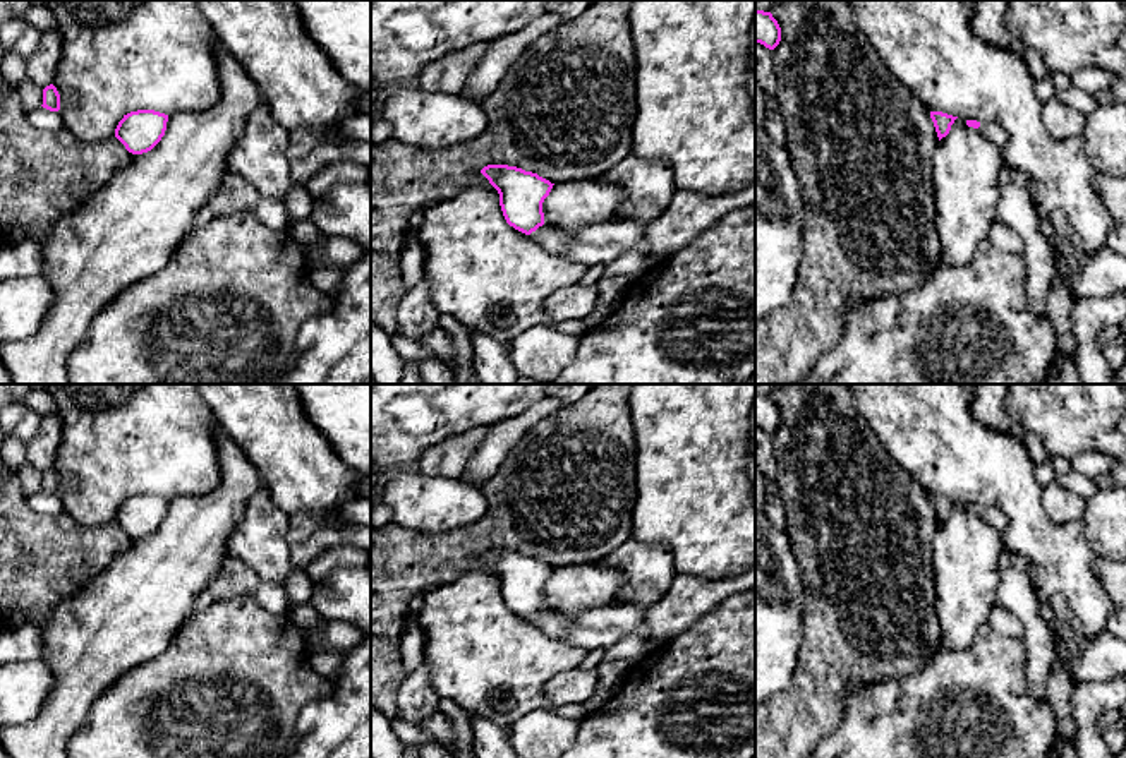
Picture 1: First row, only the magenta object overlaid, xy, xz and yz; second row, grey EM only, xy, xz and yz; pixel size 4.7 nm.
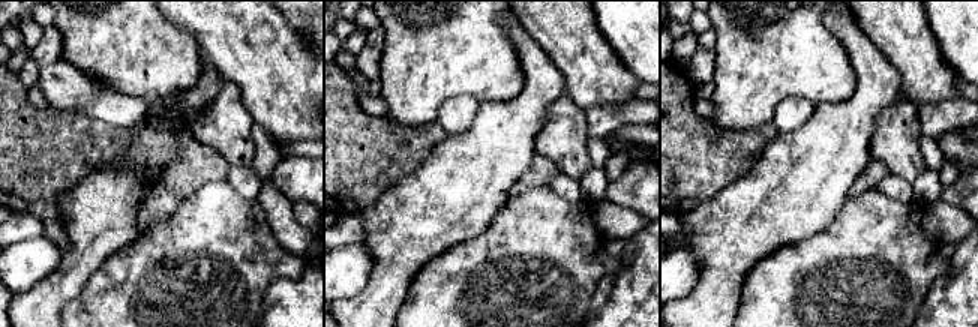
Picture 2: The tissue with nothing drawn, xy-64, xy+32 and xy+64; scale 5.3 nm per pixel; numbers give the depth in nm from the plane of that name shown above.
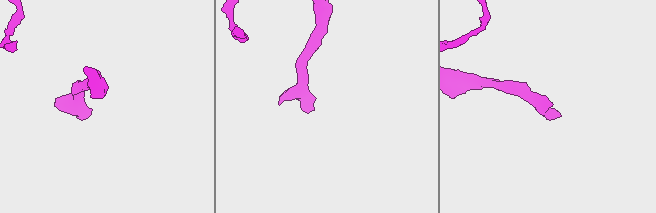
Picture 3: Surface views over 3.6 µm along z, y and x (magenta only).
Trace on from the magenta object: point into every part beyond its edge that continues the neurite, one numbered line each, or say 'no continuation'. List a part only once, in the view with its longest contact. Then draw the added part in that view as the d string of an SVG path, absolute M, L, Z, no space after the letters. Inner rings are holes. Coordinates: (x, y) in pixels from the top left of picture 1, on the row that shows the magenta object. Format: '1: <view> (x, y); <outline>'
1: xz (599, 244); M611 220L577 232L542 225L530 237L544 249L560 252L575 262L602 268L621 252L644 247L645 226L632 220Z

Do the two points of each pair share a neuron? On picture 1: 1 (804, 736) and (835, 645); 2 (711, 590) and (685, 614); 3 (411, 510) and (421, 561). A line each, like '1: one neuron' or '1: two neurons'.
1: one neuron
2: one neuron
3: two neurons

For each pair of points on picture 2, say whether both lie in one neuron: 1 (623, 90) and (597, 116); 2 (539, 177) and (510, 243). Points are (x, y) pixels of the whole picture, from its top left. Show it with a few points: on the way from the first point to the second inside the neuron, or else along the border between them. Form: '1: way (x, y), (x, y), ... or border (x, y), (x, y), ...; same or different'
1: border (635, 98), (626, 102), (593, 105), (585, 111); different
2: border (548, 183), (528, 188), (519, 194); different

